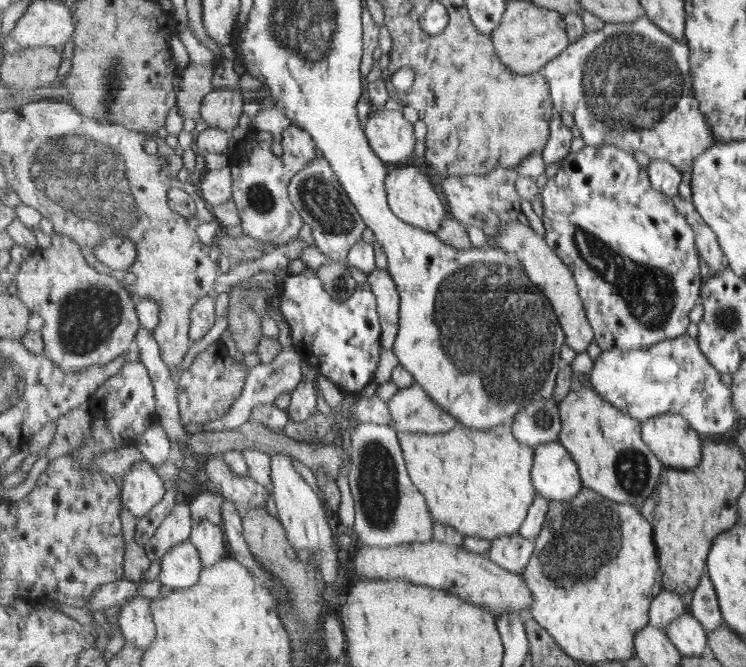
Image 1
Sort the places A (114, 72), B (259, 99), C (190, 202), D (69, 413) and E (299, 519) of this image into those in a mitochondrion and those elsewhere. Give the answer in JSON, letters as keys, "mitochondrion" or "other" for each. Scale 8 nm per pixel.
{"A":"mitochondrion","B":"other","C":"other","D":"other","E":"other"}

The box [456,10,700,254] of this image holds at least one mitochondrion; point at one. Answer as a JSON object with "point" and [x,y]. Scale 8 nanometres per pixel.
{"point":[629,82]}

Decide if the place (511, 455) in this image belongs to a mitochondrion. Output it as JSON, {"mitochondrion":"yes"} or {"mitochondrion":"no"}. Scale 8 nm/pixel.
{"mitochondrion":"no"}

